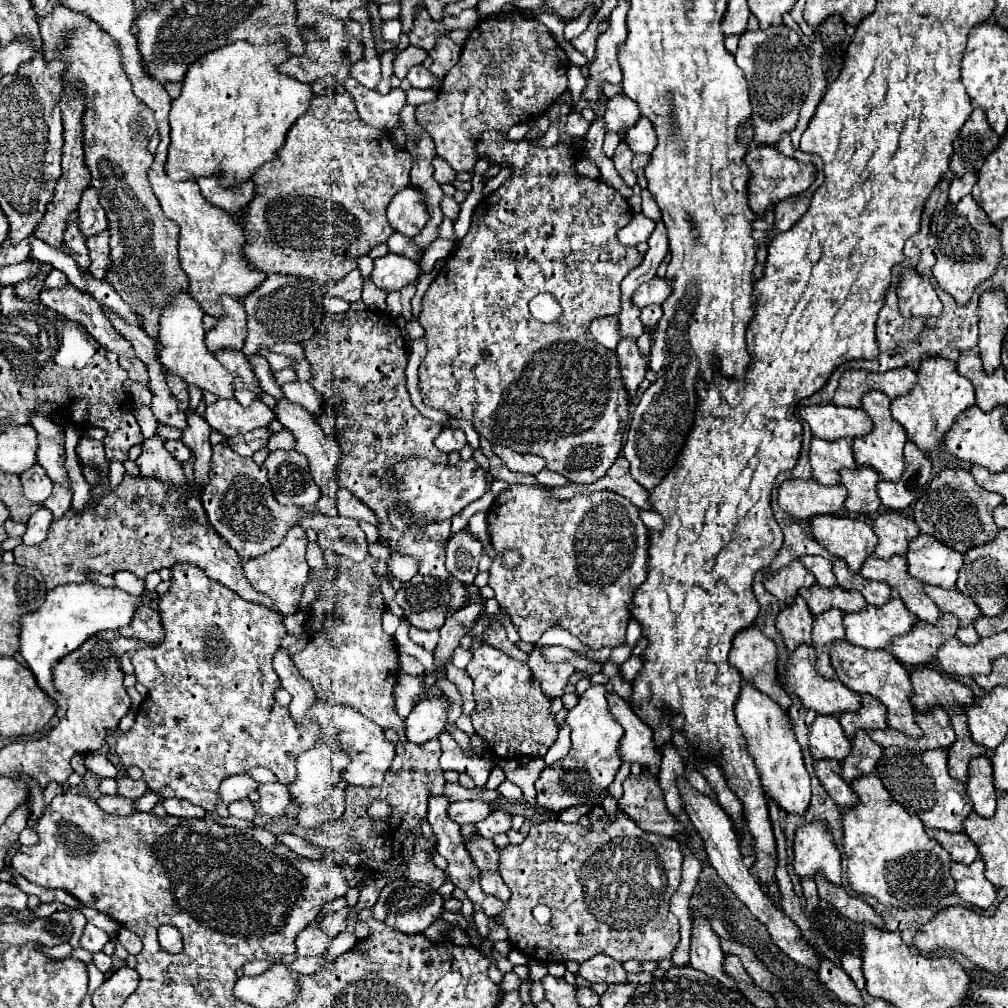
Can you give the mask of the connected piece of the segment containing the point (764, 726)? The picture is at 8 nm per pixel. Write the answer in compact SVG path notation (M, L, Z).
M745 682L735 702L735 716L745 734L747 750L755 760L755 768L759 772L765 794L773 798L785 812L803 814L811 800L811 780L805 770L801 746L795 738L795 730L787 712L767 694Z

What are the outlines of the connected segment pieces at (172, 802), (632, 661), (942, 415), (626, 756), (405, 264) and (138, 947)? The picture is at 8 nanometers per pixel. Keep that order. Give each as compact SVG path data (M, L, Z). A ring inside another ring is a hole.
M167 798L163 806L167 814L177 816L177 818L203 818L205 816L205 810L201 806L195 806L189 800L181 800L181 798Z
M631 655L624 664L621 665L620 676L627 680L628 682L632 682L635 679L638 672L643 667L643 659L640 656Z
M943 358L923 360L919 366L917 386L901 398L891 402L893 418L905 428L907 438L923 452L937 452L943 446L945 434L955 424L955 418L975 404L973 384L957 374L957 366Z
M617 694L607 696L611 712L615 720L623 726L625 734L619 744L619 756L623 762L629 764L639 764L649 776L657 778L659 776L659 764L661 764L661 752L657 752L655 742L653 742L653 730L641 722L635 712L629 708L629 704L619 698Z
M387 254L375 260L375 268L371 276L375 286L383 288L385 292L391 292L411 284L417 278L417 274L419 274L419 264L399 254Z
M121 928L121 930L119 930L117 942L119 942L129 954L133 954L133 956L137 956L137 954L143 950L141 938L139 938L135 932L131 932L129 928Z

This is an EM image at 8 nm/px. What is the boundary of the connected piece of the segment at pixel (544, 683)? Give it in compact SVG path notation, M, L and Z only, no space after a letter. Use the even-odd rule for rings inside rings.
M533 646L533 650L527 654L527 666L531 668L535 680L539 680L543 692L549 696L549 698L555 698L555 696L561 696L565 684L567 684L567 678L575 672L575 668L569 664L569 662L557 662L557 664L551 664L545 660L541 646Z

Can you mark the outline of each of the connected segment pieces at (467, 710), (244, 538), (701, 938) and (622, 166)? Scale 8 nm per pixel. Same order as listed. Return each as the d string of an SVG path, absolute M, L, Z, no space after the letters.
M447 660L445 664L445 676L457 686L461 698L463 698L463 714L471 714L475 710L475 700L473 700L473 682L471 678L465 674L465 670L459 670L453 666L451 660Z
M227 442L213 446L209 482L203 488L201 502L211 526L237 550L241 558L255 558L255 554L263 554L263 550L277 546L283 540L283 534L297 524L301 510L315 512L313 506L281 506L273 496L265 466L253 462L253 458L239 456Z
M691 910L691 920L693 920L693 930L691 930L691 952L689 952L689 956L691 956L691 966L693 966L695 970L703 970L707 976L713 976L713 978L717 978L719 982L723 982L723 984L727 984L727 986L733 986L733 988L737 990L735 982L733 982L731 978L727 978L727 974L723 972L723 950L721 950L721 940L719 940L719 936L711 930L709 918L707 918L705 914L697 912L697 910Z
M621 142L621 144L617 146L617 150L615 150L613 162L615 162L615 170L619 172L621 180L623 180L629 188L633 188L633 184L637 182L637 178L635 178L635 174L633 174L633 170L631 170L631 158L633 158L633 152L625 146L625 142Z

